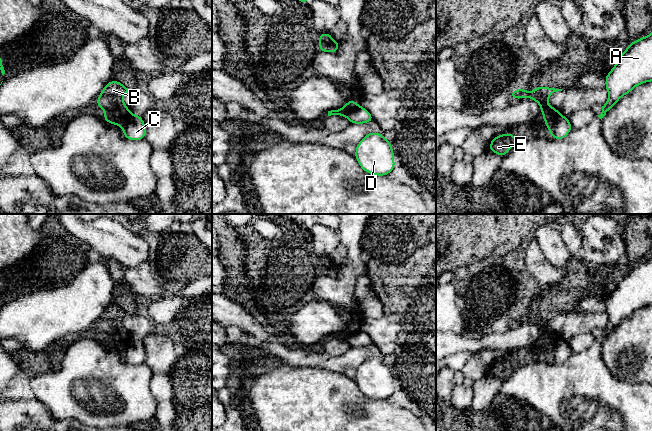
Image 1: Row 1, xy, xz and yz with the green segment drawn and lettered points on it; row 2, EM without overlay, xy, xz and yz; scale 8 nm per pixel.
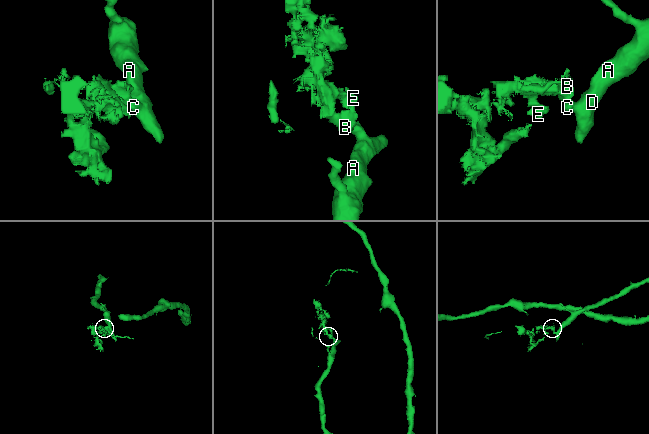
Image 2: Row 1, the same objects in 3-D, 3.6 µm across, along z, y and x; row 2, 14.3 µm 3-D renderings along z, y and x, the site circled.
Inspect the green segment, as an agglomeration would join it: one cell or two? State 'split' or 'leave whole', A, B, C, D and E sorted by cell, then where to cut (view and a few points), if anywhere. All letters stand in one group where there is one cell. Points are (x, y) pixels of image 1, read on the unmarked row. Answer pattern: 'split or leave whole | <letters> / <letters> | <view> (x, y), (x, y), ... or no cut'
split | A C D / B E | yz (559, 337), (556, 344), (547, 350)

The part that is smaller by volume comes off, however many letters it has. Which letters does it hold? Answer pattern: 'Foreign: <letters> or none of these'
Foreign: B, E

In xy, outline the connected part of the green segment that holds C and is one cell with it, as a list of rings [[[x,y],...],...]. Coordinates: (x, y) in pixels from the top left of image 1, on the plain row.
[[[131,338],[128,346],[122,351],[123,359],[128,364],[142,364],[146,360],[146,351],[143,342],[139,339]]]

